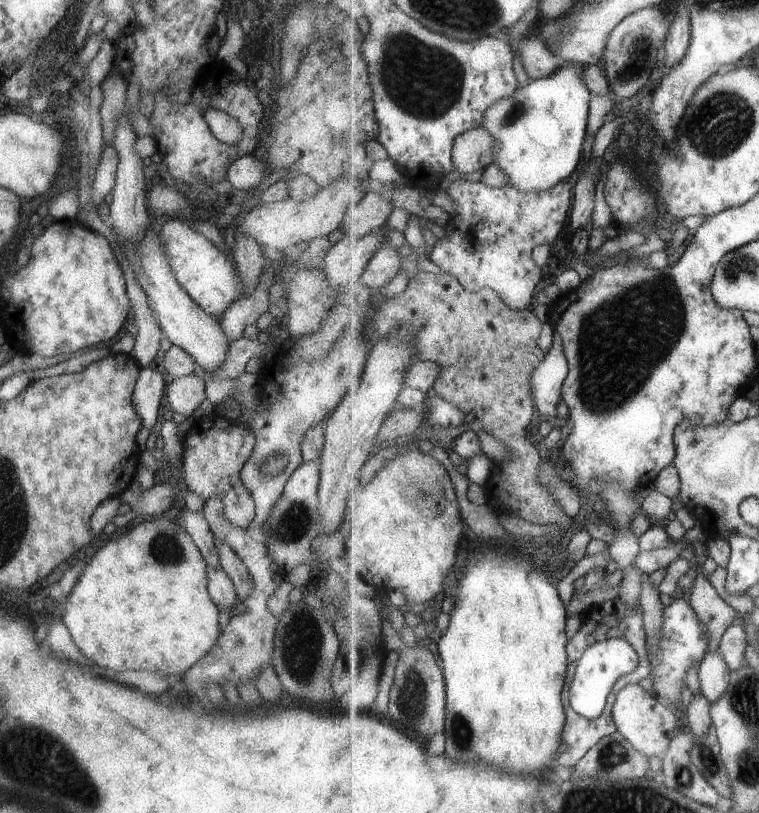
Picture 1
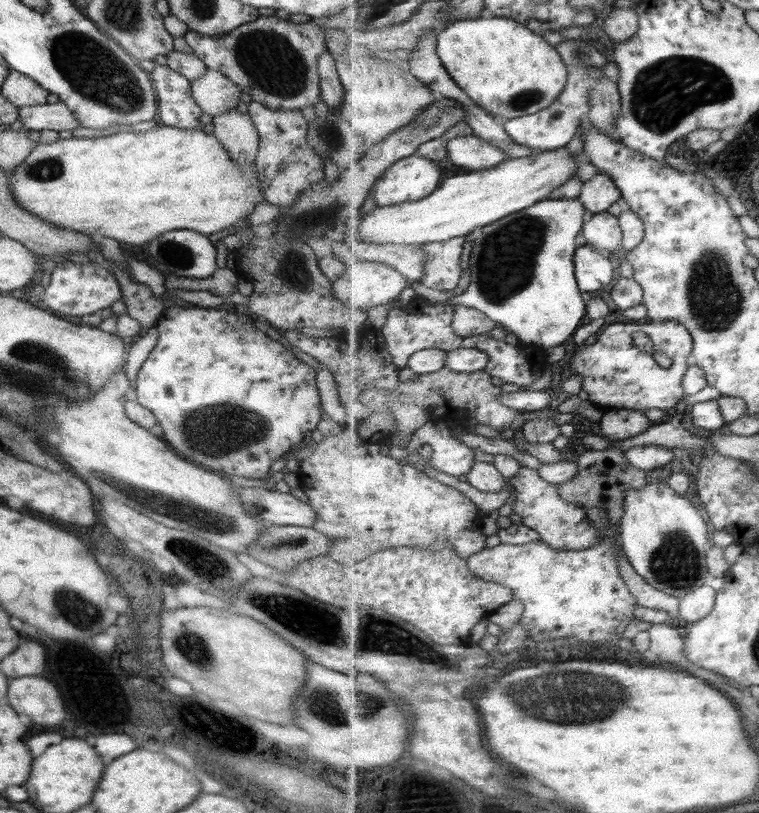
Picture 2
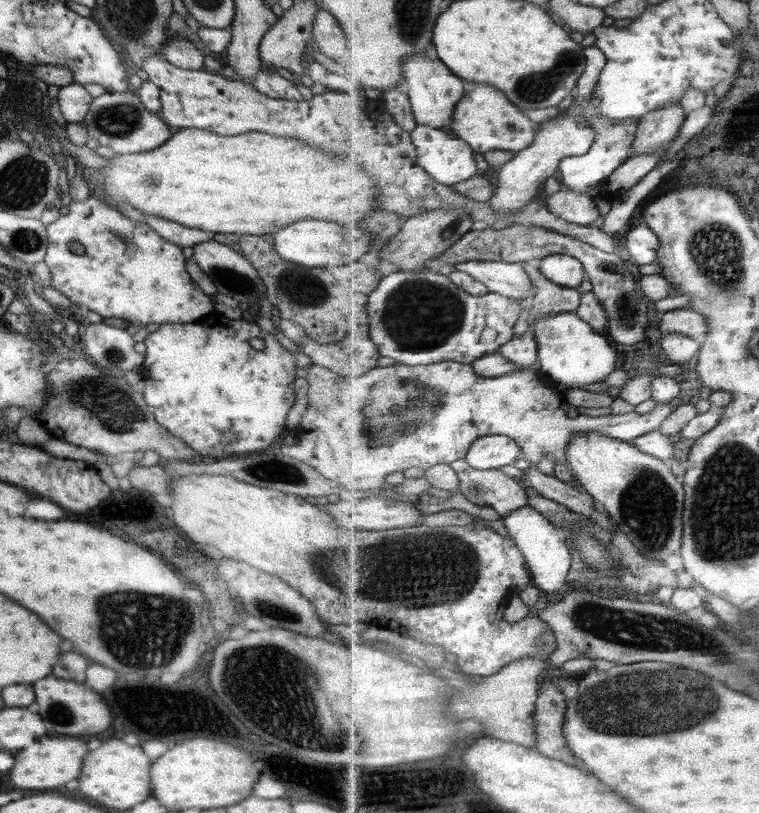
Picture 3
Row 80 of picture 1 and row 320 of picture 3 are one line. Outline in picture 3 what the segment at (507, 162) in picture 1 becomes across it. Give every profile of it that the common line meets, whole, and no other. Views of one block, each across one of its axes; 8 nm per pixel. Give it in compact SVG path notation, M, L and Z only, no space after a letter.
M577 312L549 313L544 317L537 317L530 321L530 327L534 330L539 345L540 370L556 380L557 384L564 385L566 390L577 389L579 386L593 384L593 382L604 382L607 376L615 371L618 354L615 354L615 350L611 348L609 340L595 332L594 328L586 320L583 320Z

